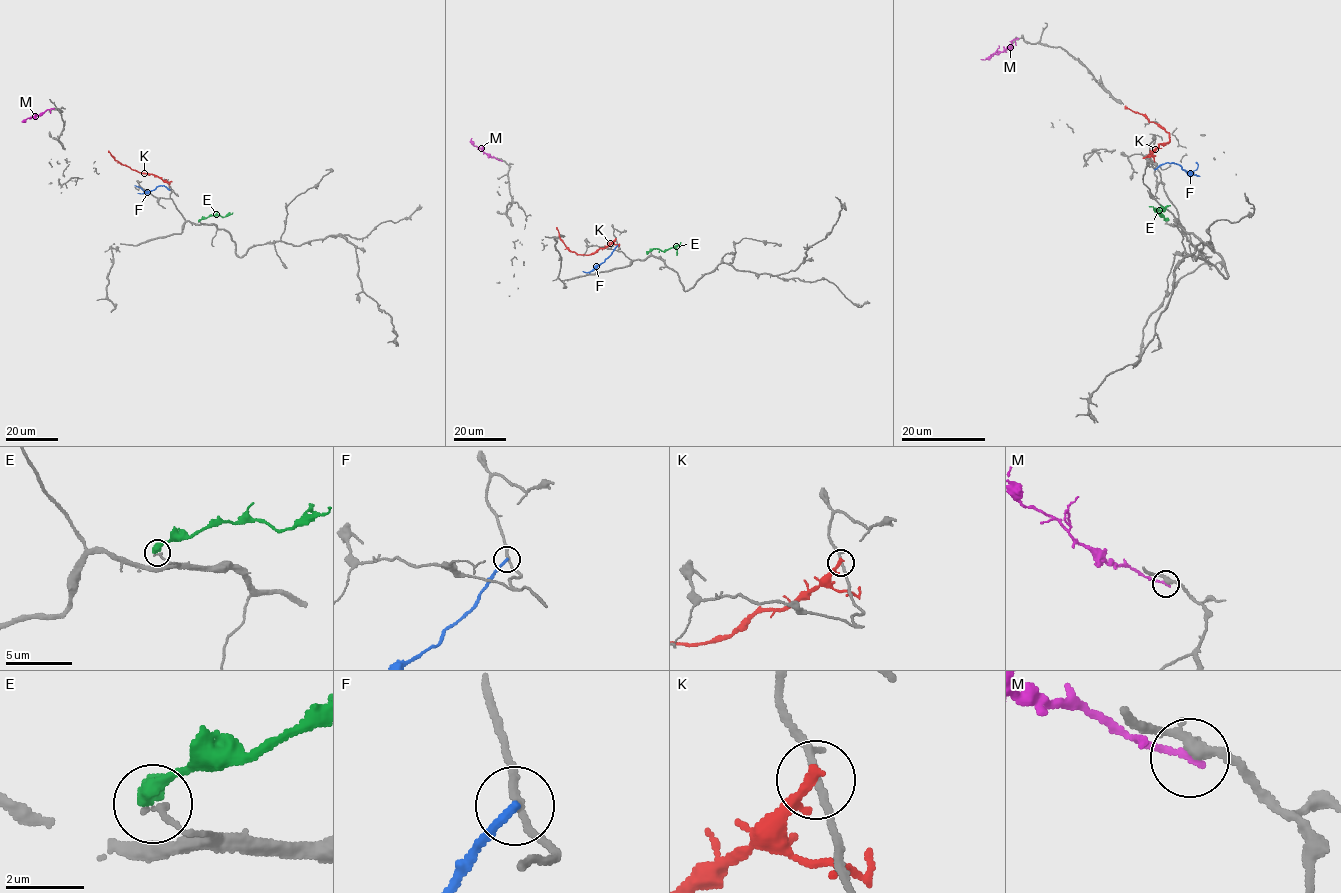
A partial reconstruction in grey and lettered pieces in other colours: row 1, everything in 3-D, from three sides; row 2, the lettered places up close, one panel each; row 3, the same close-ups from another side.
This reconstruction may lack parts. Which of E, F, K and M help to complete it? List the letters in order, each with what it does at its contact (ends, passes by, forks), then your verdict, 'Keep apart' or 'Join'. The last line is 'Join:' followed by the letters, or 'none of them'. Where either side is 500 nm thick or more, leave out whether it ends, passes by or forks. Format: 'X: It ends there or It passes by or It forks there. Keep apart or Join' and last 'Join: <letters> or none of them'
E: Keep apart
F: It ends there. Keep apart
K: It ends there. Keep apart
M: It ends there. Keep apart
Join: none of them

